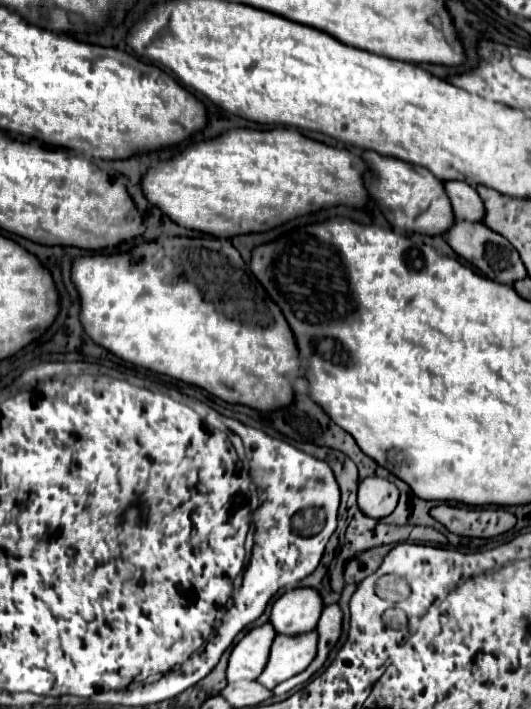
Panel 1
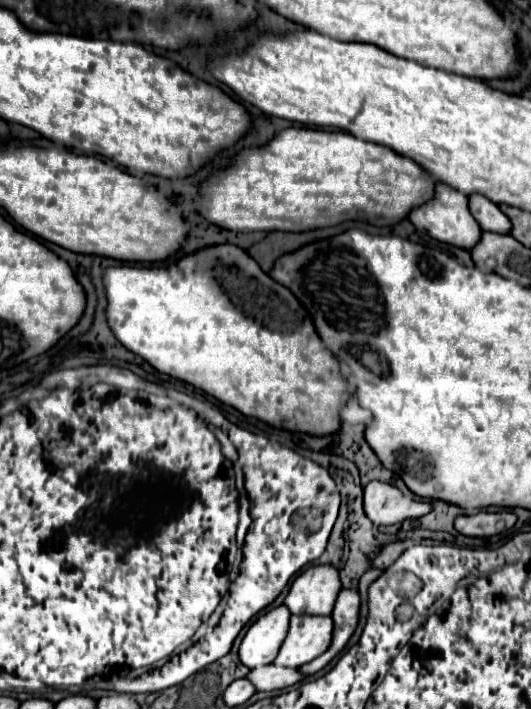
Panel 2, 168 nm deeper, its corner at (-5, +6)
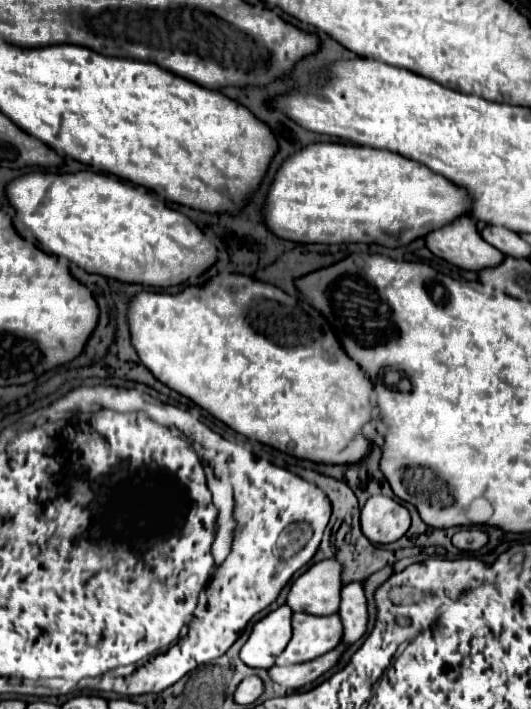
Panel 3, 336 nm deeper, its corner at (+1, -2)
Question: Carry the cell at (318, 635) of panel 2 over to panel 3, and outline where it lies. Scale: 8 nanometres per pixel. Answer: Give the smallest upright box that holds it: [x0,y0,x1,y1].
[277,614,341,666]

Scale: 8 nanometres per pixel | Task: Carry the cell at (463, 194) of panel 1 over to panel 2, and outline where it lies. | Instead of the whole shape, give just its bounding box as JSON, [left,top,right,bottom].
[469,196,511,232]

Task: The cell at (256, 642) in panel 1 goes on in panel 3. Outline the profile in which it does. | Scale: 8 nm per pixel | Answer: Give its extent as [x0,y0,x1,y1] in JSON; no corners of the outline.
[239,604,291,668]

